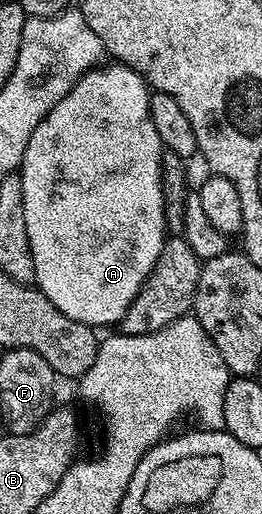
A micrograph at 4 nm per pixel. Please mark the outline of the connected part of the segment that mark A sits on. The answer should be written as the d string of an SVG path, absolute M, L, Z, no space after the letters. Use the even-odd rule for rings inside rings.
M118 62L104 63L98 70L85 73L72 86L69 94L65 94L65 98L61 98L61 102L57 102L57 106L49 110L49 114L40 122L37 130L33 130L23 155L23 162L19 165L17 175L21 178L21 206L25 206L25 234L29 234L29 250L33 250L34 287L41 289L45 298L49 298L49 302L53 302L53 306L57 306L61 314L82 324L115 326L118 325L121 318L125 318L125 310L129 310L141 286L149 278L163 249L163 241L168 235L165 222L165 202L163 201L163 154L165 149L157 134L157 126L153 126L151 93L152 89L139 72L134 72L133 69L126 68Z

